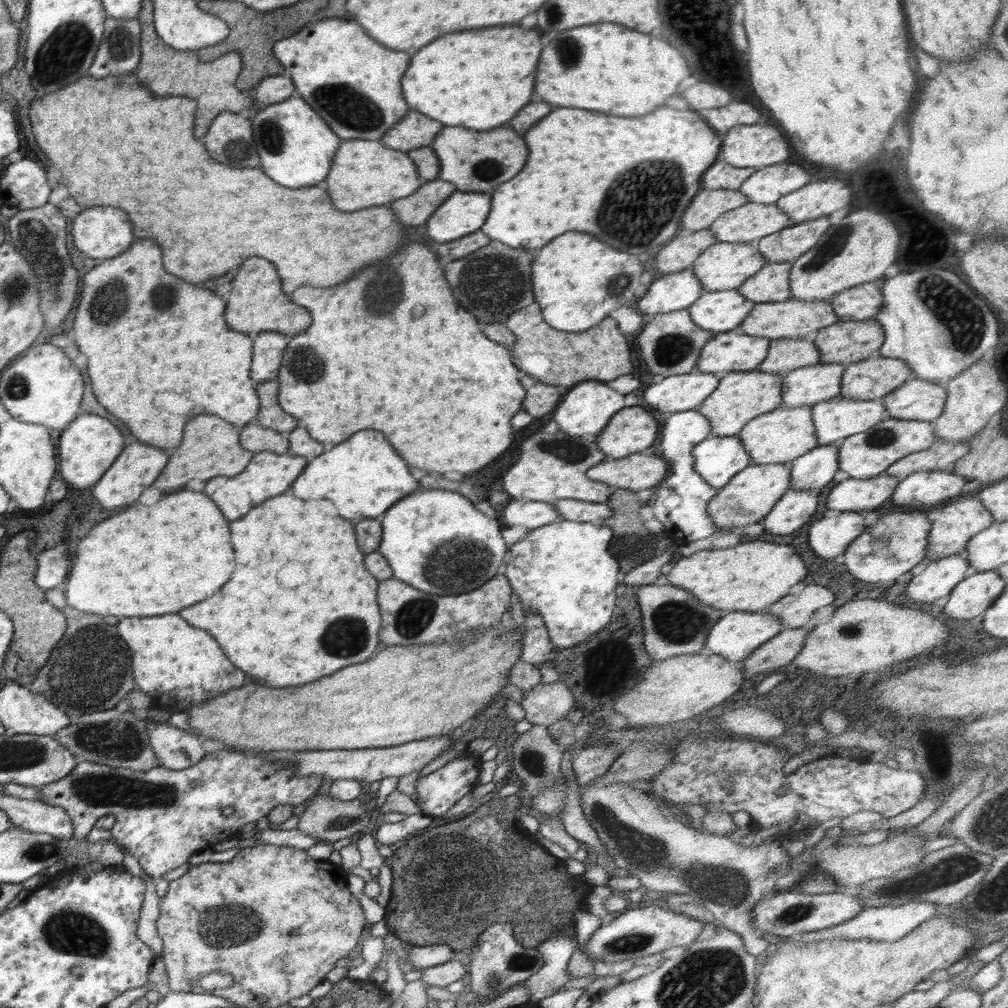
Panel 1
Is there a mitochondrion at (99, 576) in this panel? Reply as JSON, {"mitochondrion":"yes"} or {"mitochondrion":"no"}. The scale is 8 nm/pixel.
{"mitochondrion":"no"}

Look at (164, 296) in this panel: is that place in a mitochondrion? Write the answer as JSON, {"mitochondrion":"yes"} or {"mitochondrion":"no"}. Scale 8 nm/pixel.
{"mitochondrion":"yes"}

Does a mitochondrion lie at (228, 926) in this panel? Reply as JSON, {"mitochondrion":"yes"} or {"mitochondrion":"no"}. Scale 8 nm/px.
{"mitochondrion":"yes"}

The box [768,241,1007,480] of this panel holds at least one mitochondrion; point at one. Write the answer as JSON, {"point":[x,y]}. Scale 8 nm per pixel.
{"point":[966,322]}

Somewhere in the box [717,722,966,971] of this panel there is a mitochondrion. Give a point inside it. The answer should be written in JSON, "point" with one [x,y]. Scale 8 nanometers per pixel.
{"point":[800,913]}

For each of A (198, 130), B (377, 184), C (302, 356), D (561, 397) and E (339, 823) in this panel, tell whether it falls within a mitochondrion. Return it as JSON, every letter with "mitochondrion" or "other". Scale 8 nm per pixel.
{"A":"other","B":"other","C":"mitochondrion","D":"other","E":"mitochondrion"}

